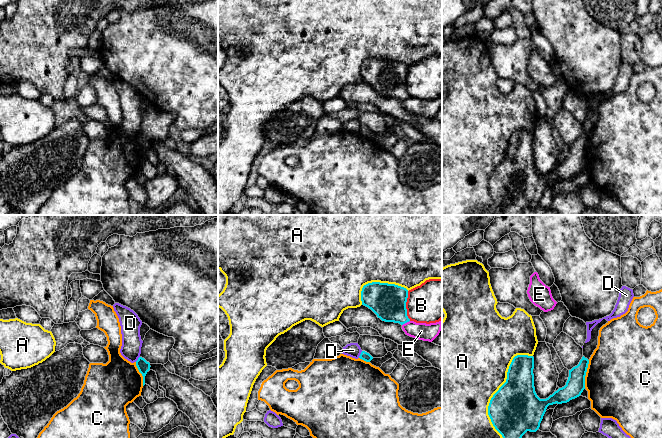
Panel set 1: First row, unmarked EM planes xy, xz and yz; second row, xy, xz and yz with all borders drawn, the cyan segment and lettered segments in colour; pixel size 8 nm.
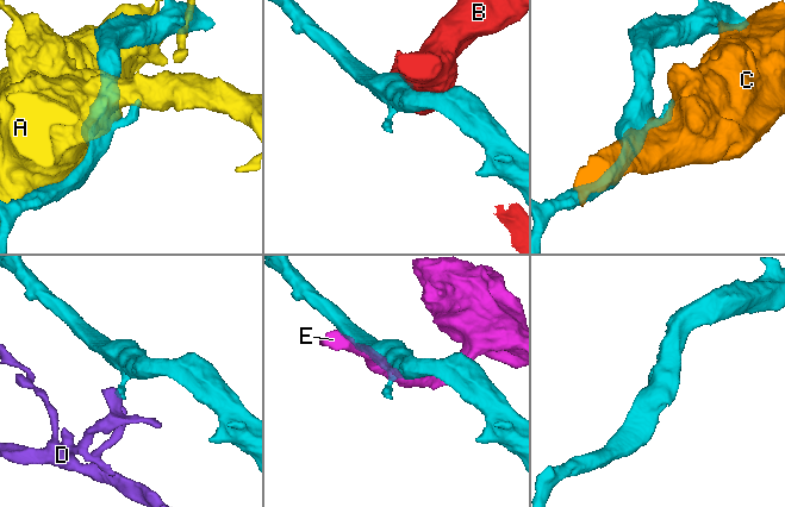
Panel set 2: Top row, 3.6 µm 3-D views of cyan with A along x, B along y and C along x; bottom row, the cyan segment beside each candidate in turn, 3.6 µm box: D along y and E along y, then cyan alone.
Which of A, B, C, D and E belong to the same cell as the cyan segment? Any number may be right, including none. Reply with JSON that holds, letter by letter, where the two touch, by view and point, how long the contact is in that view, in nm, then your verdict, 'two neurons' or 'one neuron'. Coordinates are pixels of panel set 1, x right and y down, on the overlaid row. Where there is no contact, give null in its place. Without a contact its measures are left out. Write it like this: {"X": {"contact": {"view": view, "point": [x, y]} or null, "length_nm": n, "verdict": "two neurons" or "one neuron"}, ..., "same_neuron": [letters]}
{"A": {"contact": {"view": "yz", "point": [499, 389]}, "length_nm": 700, "verdict": "two neurons"}, "B": {"contact": {"view": "xz", "point": [405, 306]}, "length_nm": 240, "verdict": "two neurons"}, "C": {"contact": {"view": "yz", "point": [585, 374]}, "length_nm": 220, "verdict": "two neurons"}, "D": {"contact": {"view": "xz", "point": [360, 354]}, "length_nm": 70, "verdict": "two neurons"}, "E": {"contact": {"view": "xz", "point": [405, 322]}, "length_nm": 80, "verdict": "two neurons"}, "same_neuron": []}

